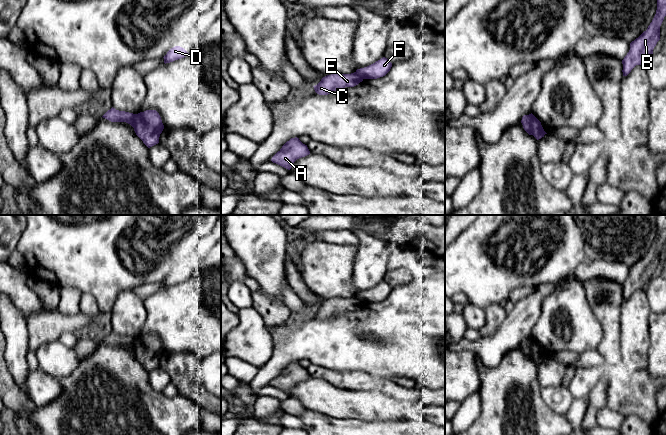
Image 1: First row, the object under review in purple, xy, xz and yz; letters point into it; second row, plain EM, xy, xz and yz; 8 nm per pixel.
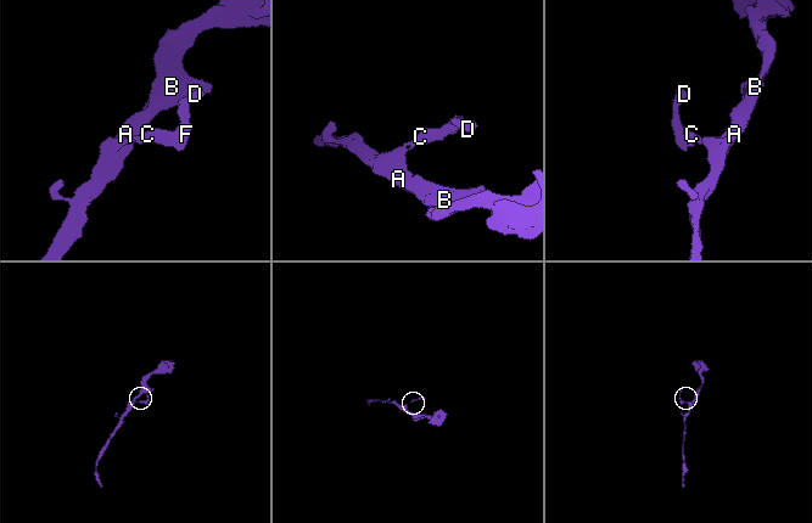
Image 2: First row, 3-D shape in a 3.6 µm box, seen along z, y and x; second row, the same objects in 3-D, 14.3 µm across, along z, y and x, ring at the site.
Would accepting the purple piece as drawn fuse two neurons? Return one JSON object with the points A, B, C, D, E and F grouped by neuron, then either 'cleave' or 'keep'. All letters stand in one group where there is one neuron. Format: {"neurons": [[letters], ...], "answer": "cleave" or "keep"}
{"neurons": [["A", "B", "C", "E"], ["D", "F"]], "answer": "cleave"}

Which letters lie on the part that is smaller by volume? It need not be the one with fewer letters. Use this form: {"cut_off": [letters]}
{"cut_off": ["D", "F"]}

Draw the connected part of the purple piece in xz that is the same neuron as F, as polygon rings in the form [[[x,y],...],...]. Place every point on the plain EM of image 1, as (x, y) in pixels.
[[[383,281],[367,291],[357,293],[356,296],[362,303],[377,303],[385,300],[390,295],[391,291],[392,287],[387,282]]]

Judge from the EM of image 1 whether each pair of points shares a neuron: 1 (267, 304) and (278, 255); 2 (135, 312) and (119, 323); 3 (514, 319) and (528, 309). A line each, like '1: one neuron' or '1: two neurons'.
1: two neurons
2: one neuron
3: one neuron

